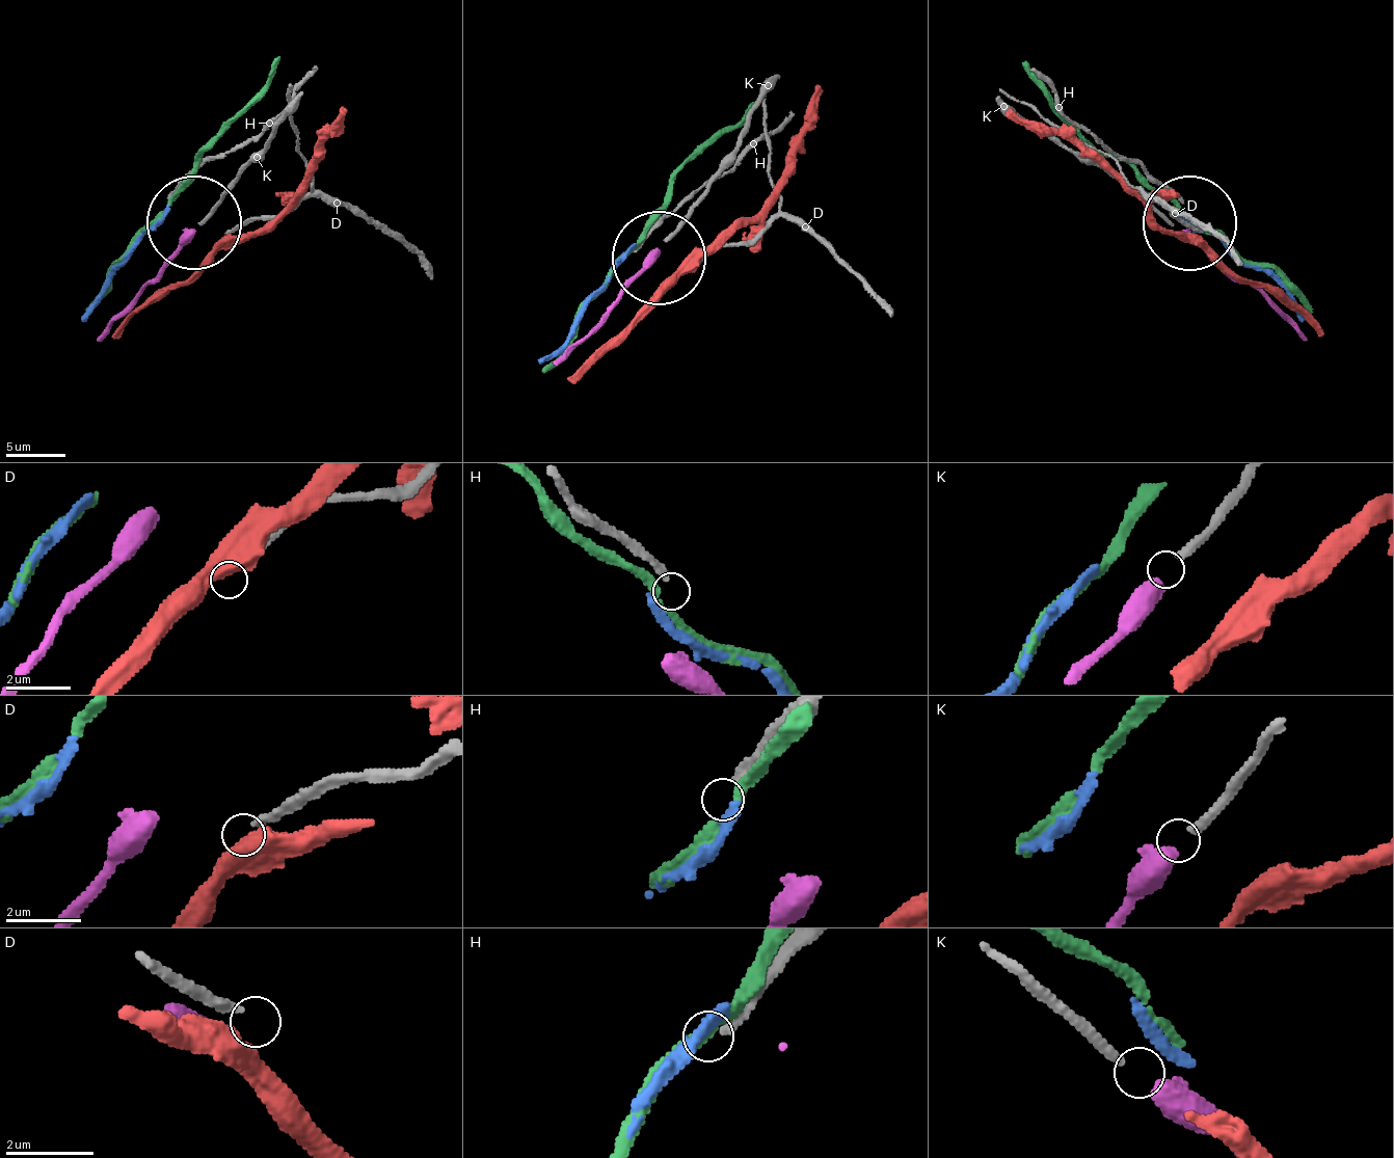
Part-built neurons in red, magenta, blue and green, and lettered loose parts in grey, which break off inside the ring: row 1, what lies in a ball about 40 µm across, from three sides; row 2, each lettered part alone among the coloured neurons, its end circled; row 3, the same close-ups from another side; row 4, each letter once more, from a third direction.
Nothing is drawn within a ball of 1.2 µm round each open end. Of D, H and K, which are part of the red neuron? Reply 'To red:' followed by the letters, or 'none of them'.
To red: none of them

